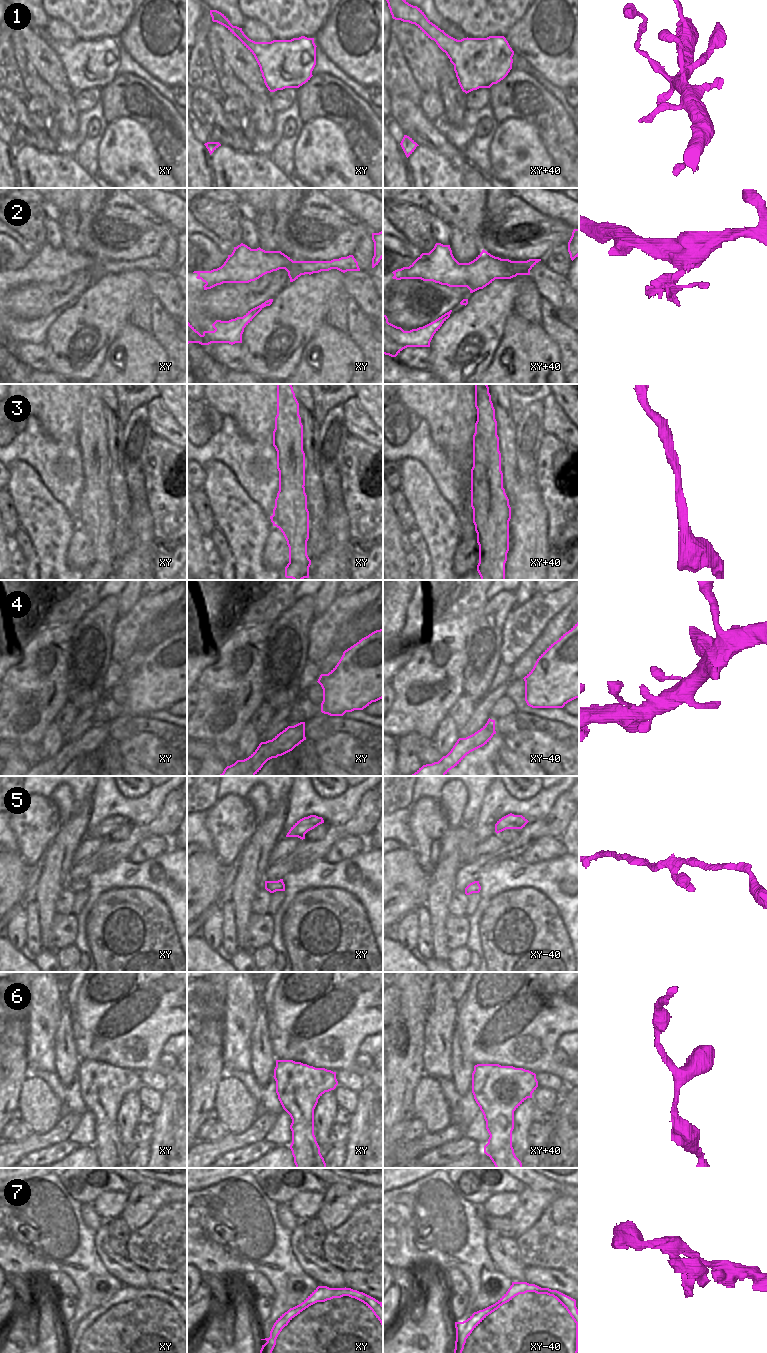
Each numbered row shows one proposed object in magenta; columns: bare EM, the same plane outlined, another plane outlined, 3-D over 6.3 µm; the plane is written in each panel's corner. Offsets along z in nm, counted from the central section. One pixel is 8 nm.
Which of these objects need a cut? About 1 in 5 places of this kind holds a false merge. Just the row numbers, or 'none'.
1

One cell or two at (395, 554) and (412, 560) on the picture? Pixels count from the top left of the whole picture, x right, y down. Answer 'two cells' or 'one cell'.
two cells

